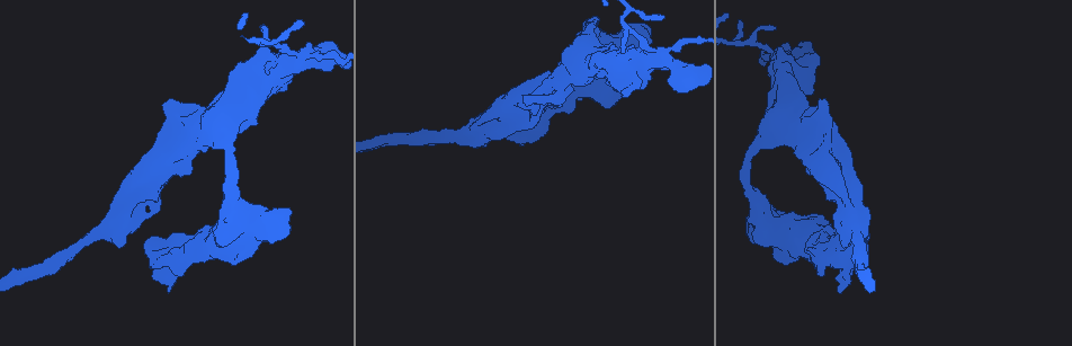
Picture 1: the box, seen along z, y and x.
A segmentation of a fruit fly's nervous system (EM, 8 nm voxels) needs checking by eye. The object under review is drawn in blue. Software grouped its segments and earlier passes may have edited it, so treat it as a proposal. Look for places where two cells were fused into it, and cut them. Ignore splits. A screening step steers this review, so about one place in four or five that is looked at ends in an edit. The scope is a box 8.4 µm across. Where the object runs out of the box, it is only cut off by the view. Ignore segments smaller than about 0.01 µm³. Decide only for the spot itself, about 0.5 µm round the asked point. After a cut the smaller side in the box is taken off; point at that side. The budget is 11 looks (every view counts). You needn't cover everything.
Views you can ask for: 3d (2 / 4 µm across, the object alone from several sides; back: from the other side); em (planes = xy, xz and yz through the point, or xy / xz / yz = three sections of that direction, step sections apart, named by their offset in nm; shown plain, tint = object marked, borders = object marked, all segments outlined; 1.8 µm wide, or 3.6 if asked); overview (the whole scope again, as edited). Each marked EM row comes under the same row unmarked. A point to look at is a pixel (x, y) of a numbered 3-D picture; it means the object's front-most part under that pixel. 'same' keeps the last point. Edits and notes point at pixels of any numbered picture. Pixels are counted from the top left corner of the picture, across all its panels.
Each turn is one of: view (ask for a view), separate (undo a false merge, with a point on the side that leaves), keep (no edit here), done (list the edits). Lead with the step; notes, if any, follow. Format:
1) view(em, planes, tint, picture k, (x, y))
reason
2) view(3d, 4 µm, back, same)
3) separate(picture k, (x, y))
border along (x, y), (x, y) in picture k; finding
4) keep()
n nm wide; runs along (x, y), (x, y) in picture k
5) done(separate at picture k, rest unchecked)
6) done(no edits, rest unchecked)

view(3d, 4 µm, back, picture 1, (770, 52))
calibre changes

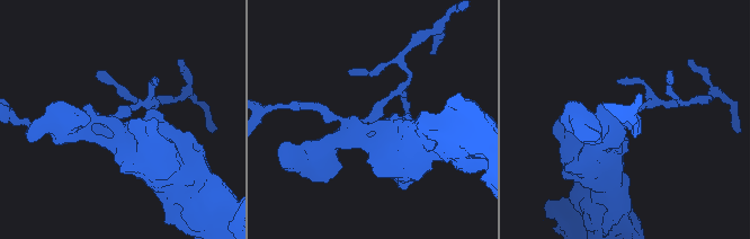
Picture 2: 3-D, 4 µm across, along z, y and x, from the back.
view(em, planes, tint, picture 2, (372, 117))
shape alone is not enough

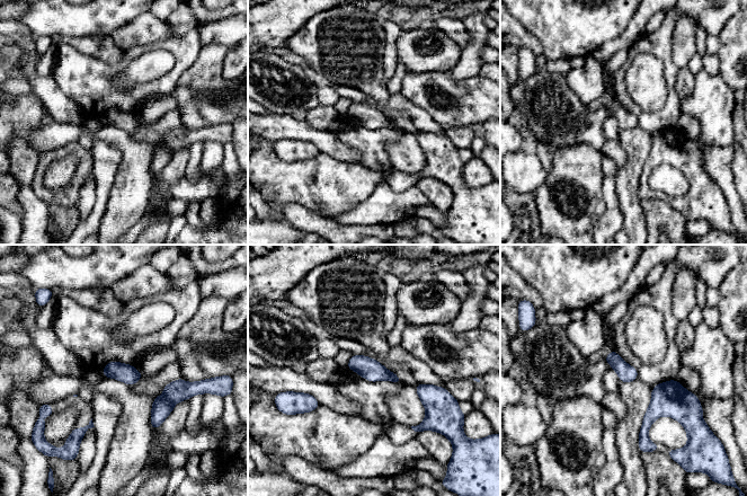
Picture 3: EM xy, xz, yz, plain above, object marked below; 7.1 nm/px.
separate(picture 3, (179, 390))
130 nm wide; border along (163, 393), (174, 404) in picture 3; two cells meet here

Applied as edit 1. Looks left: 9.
view(em, 3.6 µm, planes, tint, picture 1, (229, 117))
sharp bend

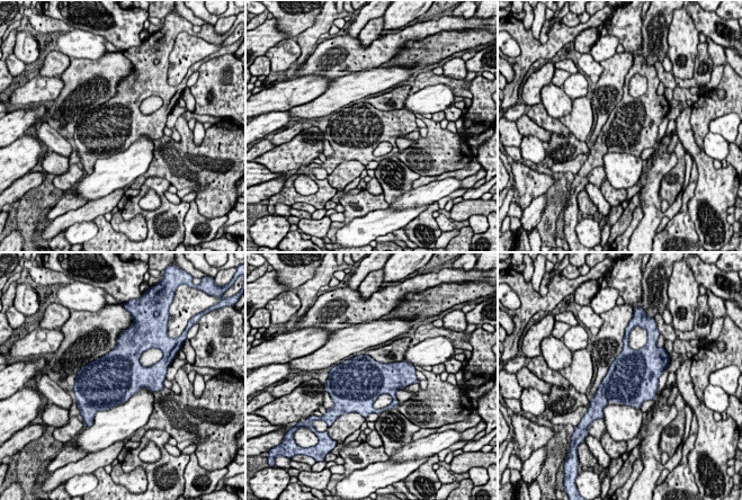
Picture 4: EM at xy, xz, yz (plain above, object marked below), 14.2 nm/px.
keep()
continuous, no second cell

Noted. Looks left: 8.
view(em, yz, step 16, tint, picture 1, (280, 229))
calibre changes

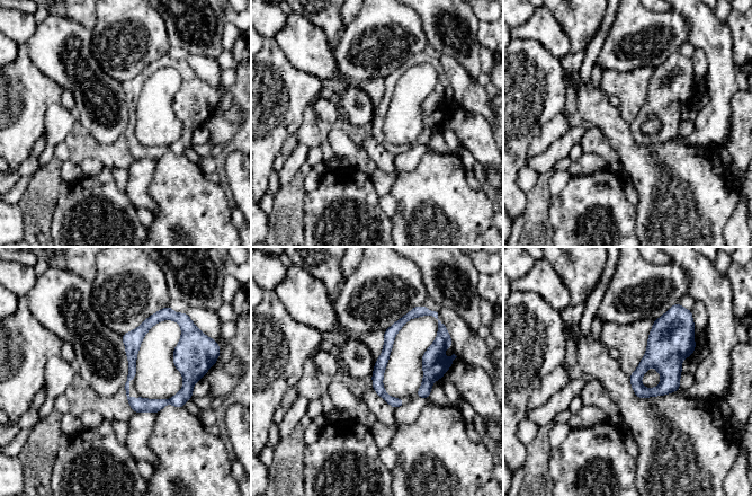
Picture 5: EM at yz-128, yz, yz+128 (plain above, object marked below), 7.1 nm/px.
keep()
60 nm wide; one cell here

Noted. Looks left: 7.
view(em, 3.6 µm, xy, step 8, tint, picture 1, (199, 249))
a narrow waist

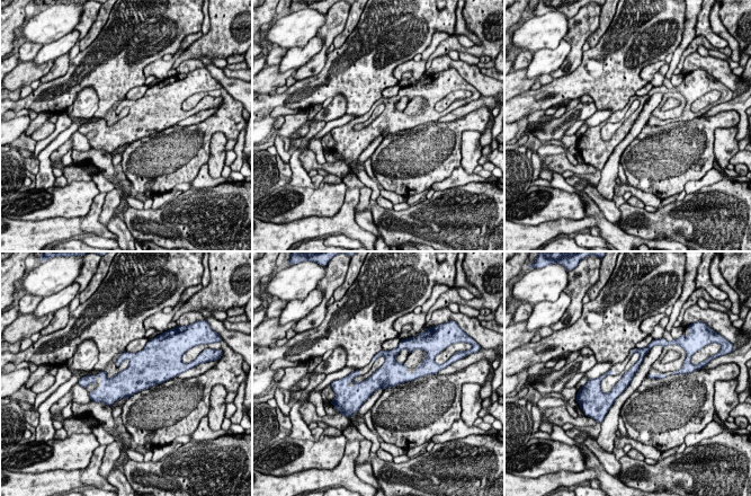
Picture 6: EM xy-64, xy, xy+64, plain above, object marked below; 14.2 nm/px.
view(em, 3.6 µm, planes, tint, same)
cut it another way

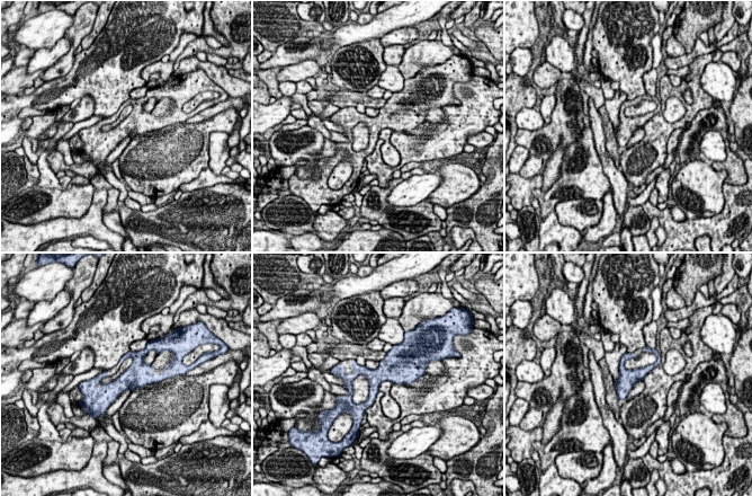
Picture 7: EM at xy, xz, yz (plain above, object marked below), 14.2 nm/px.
keep()
runs along (159, 378), (95, 386) in picture 7; continuous, no second cell

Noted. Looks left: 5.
view(em, 3.6 µm, planes, tint, picture 1, (851, 213))
thick turns thin

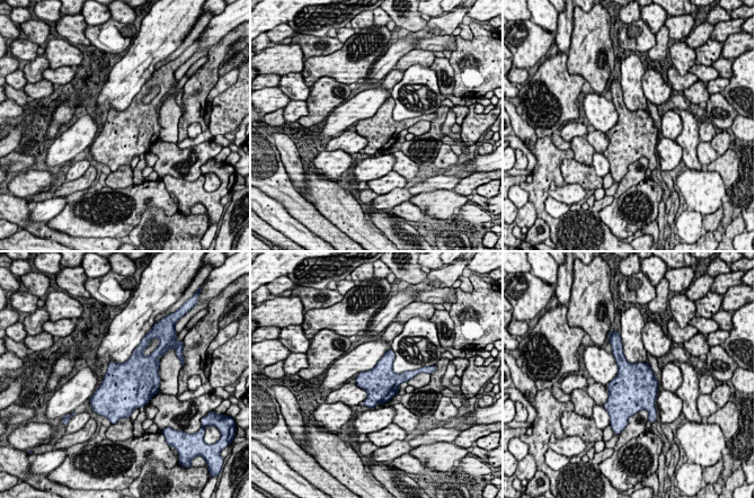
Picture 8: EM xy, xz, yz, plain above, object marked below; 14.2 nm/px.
keep()
all the same cell

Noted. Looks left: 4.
done(separate at picture 3, rest unchecked)

